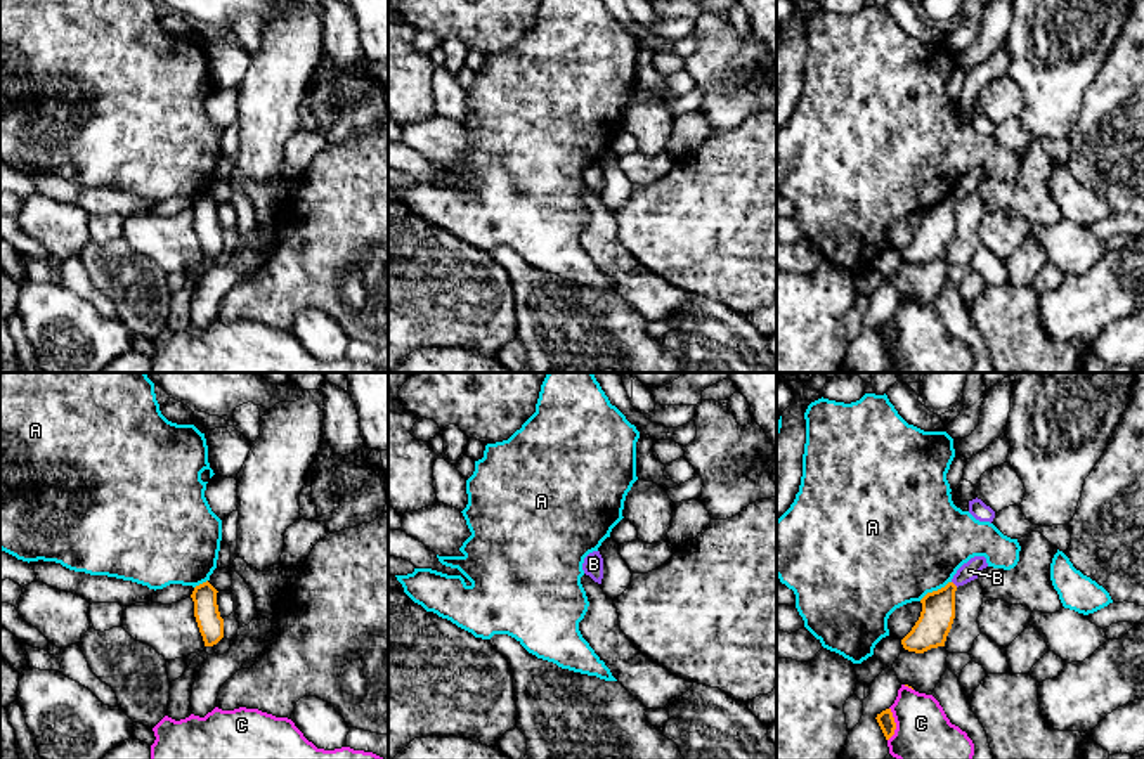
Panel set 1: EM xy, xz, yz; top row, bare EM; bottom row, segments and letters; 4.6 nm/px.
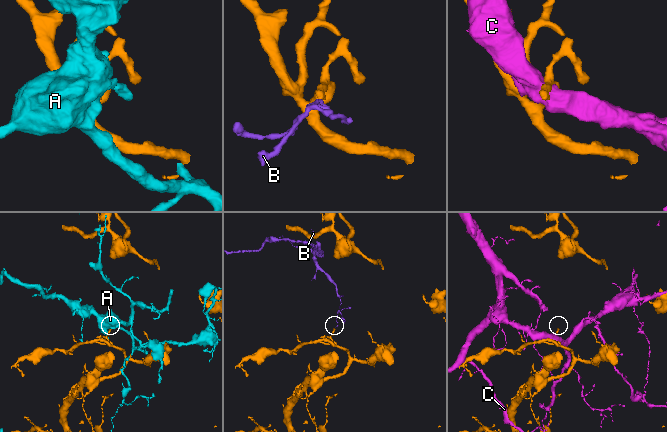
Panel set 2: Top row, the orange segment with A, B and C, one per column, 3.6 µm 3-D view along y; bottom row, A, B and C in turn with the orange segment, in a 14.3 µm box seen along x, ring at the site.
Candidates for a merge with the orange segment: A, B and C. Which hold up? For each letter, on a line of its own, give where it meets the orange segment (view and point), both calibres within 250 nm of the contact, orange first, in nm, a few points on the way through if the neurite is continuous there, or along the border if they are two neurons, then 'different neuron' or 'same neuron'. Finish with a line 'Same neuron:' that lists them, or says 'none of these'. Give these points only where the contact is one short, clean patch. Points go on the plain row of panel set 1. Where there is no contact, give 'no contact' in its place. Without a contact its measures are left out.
A: meets orange in yz at (935, 203); 160 nm thick on the orange side, 480 nm on the other; different neuron
B: meets orange in yz at (954, 196); 160 nm thick on the orange side, 90 nm on the other; border along yz (952, 193), (957, 198); different neuron
C: meets orange in yz at (895, 337); 80 nm thick on the orange side, 340 nm on the other; different neuron
Same neuron: none of these

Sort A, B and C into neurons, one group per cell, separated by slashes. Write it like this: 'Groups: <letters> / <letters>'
Groups: A / B / C

